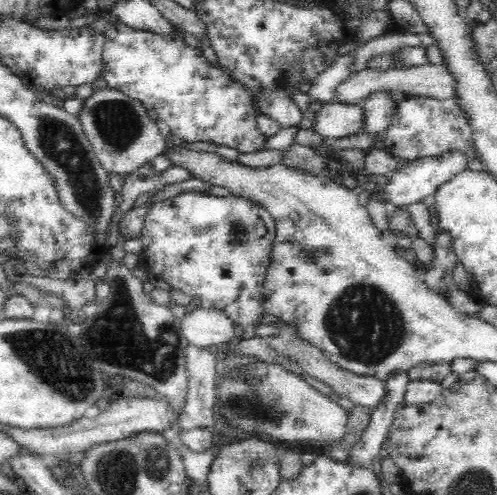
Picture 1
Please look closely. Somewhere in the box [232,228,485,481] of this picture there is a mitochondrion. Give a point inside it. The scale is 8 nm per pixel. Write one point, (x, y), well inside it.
(365, 326)

